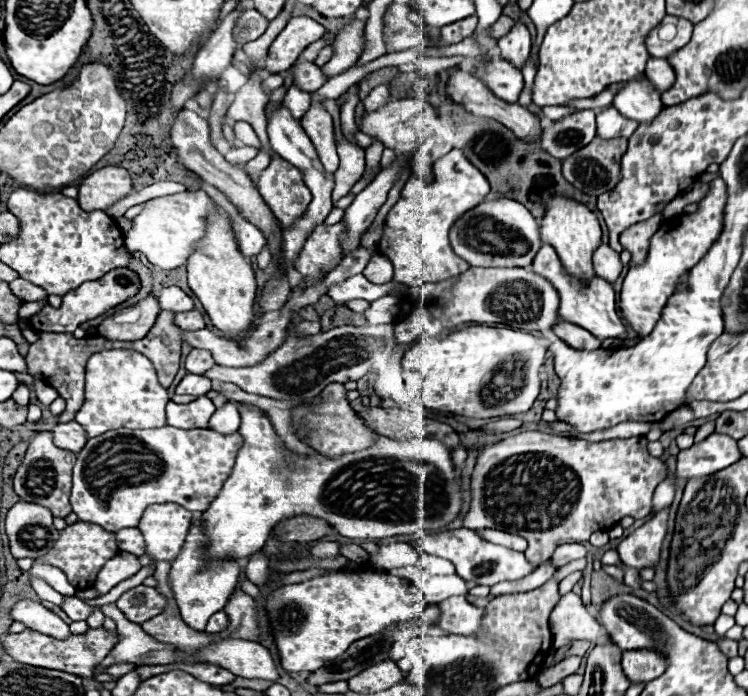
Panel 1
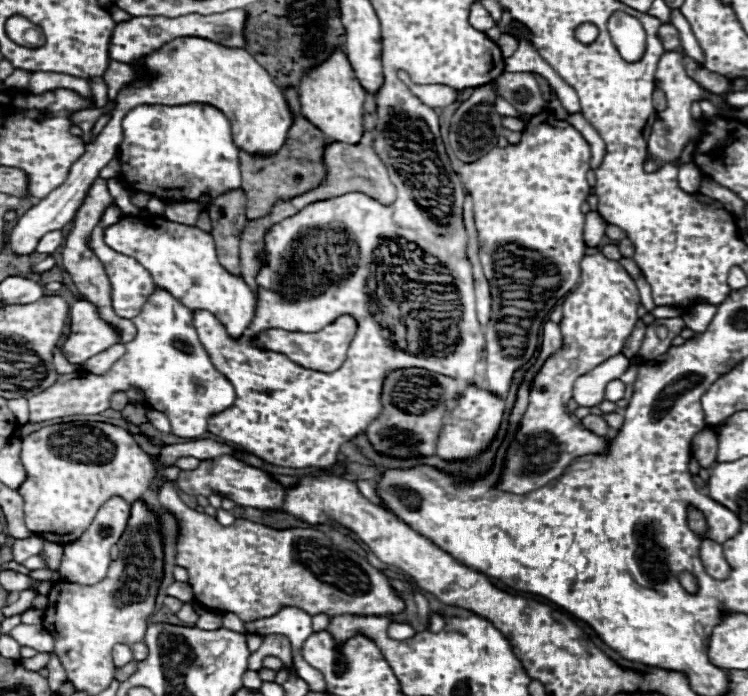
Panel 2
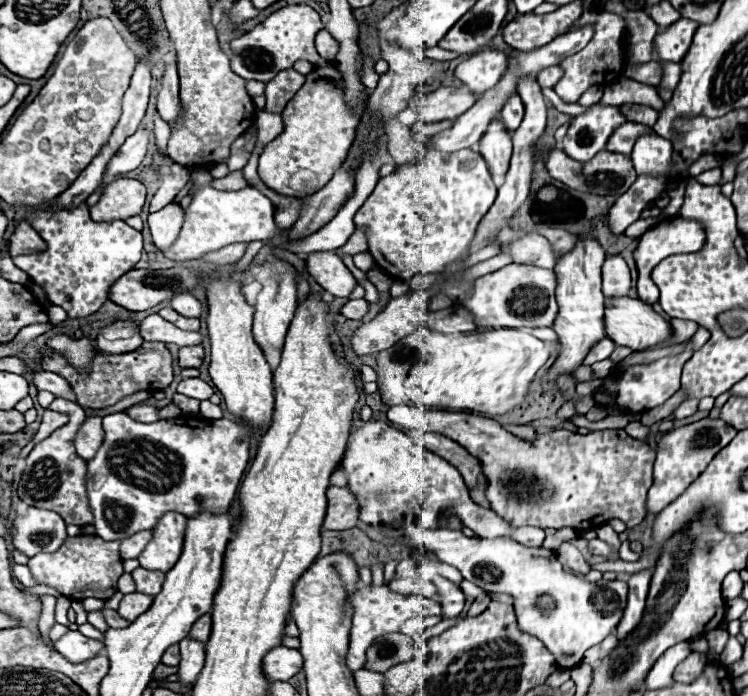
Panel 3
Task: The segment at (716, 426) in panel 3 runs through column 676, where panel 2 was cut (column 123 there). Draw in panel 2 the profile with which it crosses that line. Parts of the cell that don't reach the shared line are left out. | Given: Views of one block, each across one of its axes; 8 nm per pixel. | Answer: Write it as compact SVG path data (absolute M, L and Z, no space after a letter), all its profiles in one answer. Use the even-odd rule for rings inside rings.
M62 422L54 426L44 426L26 438L22 438L22 450L20 450L20 462L26 470L26 480L18 488L20 496L24 498L24 520L30 532L40 534L44 540L56 542L56 544L68 544L78 540L84 530L92 524L92 518L96 516L98 508L112 496L122 496L126 502L138 500L144 490L152 484L152 480L158 474L160 468L174 466L174 462L182 457L195 457L200 460L212 460L224 454L232 454L234 450L228 444L220 444L214 440L194 440L174 446L164 446L160 454L156 456L158 464L150 454L146 454L134 440L134 436L120 426L106 424L106 422Z

